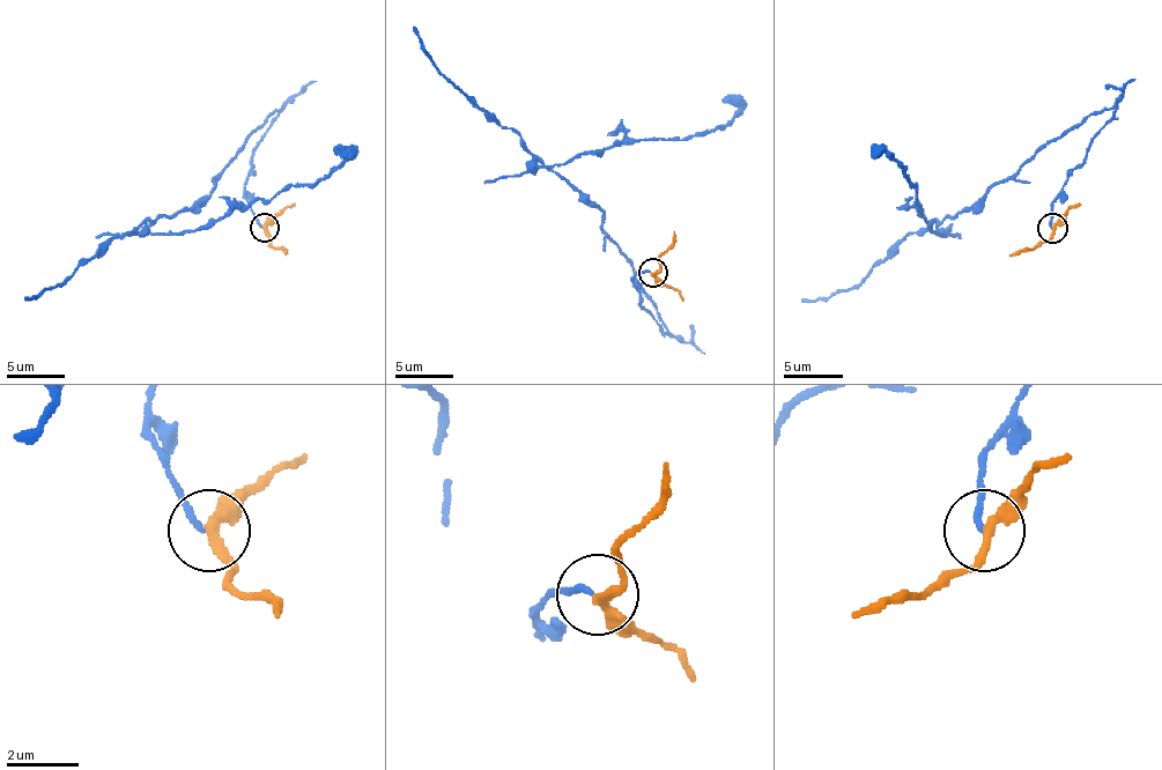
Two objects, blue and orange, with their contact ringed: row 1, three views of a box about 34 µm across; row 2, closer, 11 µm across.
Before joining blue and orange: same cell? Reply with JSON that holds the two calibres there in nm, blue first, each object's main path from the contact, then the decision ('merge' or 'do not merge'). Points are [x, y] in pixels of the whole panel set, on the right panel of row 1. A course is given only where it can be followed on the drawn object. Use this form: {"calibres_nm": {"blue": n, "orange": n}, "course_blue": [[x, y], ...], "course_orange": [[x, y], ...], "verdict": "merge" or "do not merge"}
{"calibres_nm": {"blue": 170, "orange": 280}, "course_blue": [[1052, 229], [1064, 182], [1110, 108], [1045, 140], [948, 216], [942, 235], [931, 231], [916, 184], [875, 146]], "course_orange": [[1052, 229], [1045, 241], [1011, 256]], "verdict": "do not merge"}

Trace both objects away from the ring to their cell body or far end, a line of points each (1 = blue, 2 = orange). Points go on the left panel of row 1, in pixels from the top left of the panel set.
1: (263, 228), (245, 182), (278, 109), (214, 191), (147, 228), (211, 228), (316, 184), (347, 155), (333, 147)
2: (263, 228), (272, 245), (287, 254)

